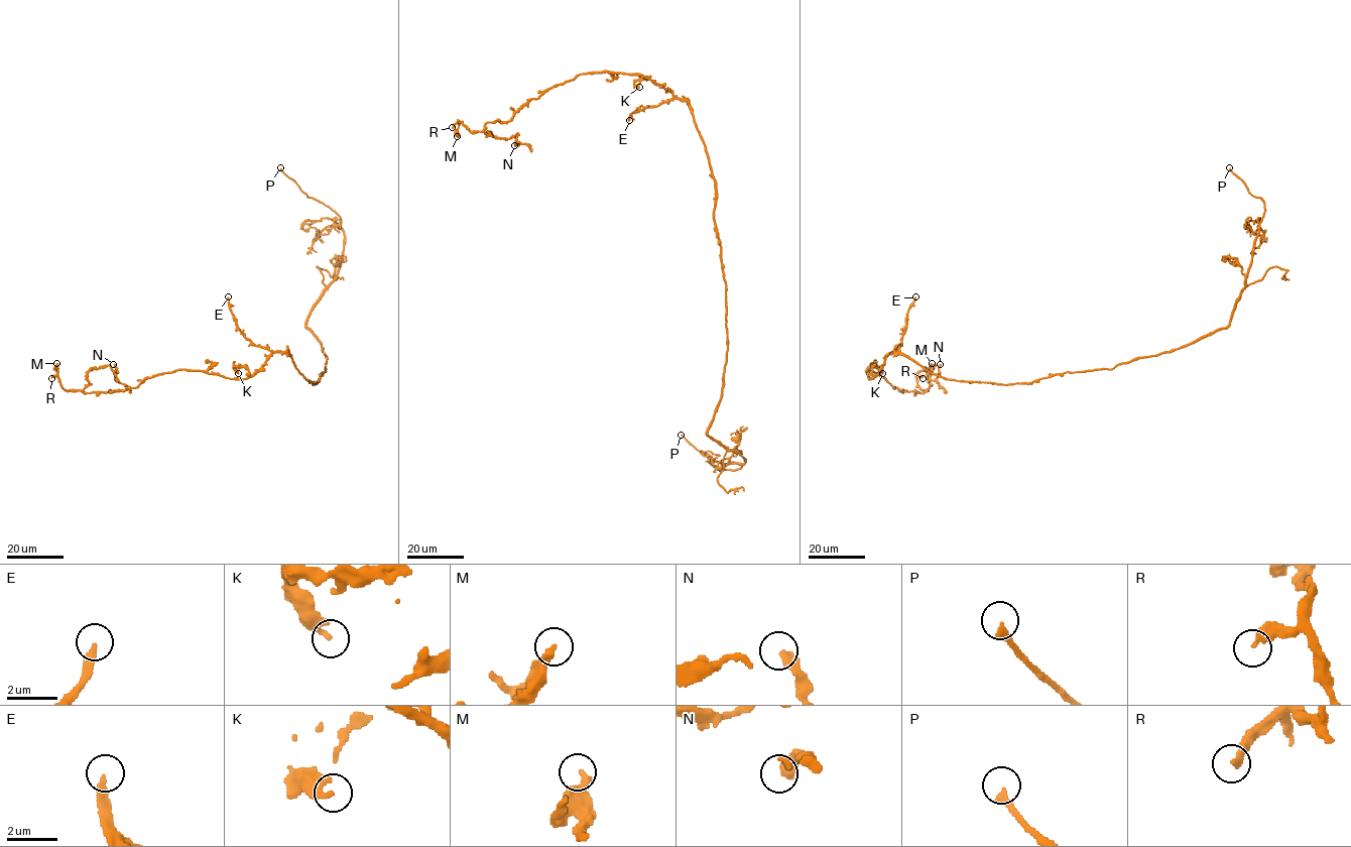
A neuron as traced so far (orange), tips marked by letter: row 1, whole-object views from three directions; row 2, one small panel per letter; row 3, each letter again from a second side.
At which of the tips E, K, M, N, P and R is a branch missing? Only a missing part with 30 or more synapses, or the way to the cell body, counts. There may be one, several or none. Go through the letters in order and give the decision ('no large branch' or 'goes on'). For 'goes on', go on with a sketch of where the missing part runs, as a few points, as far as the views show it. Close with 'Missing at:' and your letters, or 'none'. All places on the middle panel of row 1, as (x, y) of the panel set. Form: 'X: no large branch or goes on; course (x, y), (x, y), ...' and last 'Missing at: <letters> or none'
E: goes on; course (629, 120), (619, 147), (611, 155), (607, 178), (613, 196), (625, 209), (624, 217), (641, 223)
K: no large branch
M: no large branch
N: no large branch
P: goes on
R: no large branch
Missing at: E, P

